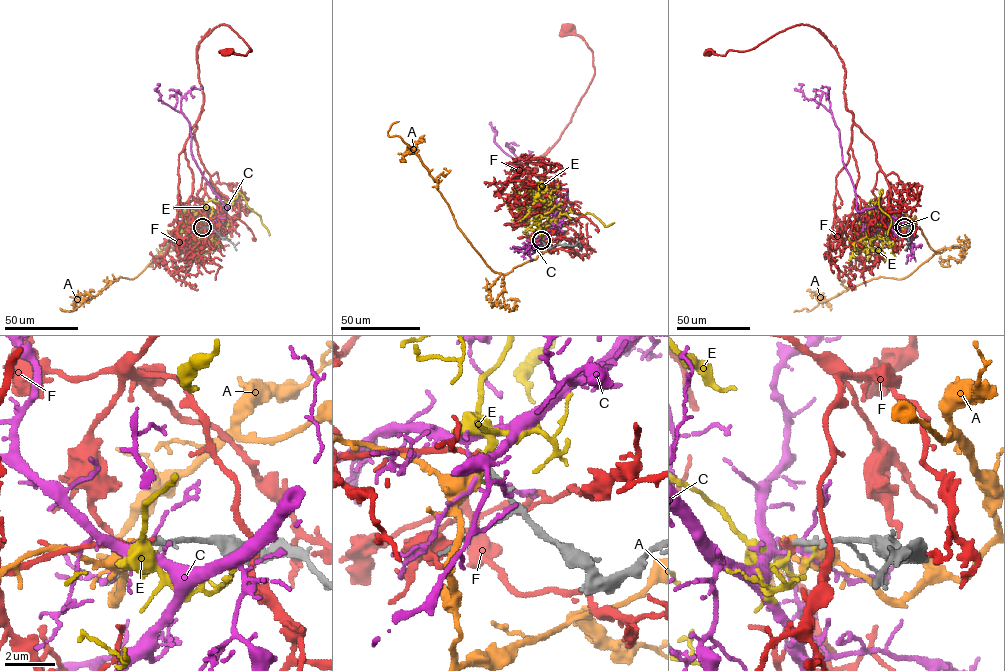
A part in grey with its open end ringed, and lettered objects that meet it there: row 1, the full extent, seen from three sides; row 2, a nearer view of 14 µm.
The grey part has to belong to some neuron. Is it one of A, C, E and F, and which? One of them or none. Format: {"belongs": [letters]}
{"belongs": ["F"]}

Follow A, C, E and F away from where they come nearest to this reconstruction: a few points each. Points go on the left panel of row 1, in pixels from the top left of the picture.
A: (202, 227), (172, 250), (159, 254), (135, 278), (120, 277), (72, 311), (60, 308), (70, 312)
C: (203, 227), (208, 228), (229, 207), (226, 211), (193, 158), (187, 119), (159, 99), (159, 83)
E: (202, 227), (206, 217), (191, 219), (188, 213), (211, 200), (232, 204), (237, 189), (260, 216), (269, 235)
F: (202, 227), (192, 226), (210, 176), (194, 132), (203, 95), (196, 48), (224, 24), (251, 50), (225, 52)

